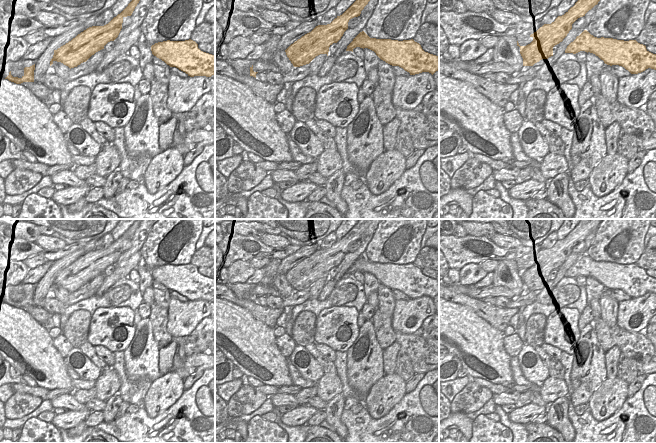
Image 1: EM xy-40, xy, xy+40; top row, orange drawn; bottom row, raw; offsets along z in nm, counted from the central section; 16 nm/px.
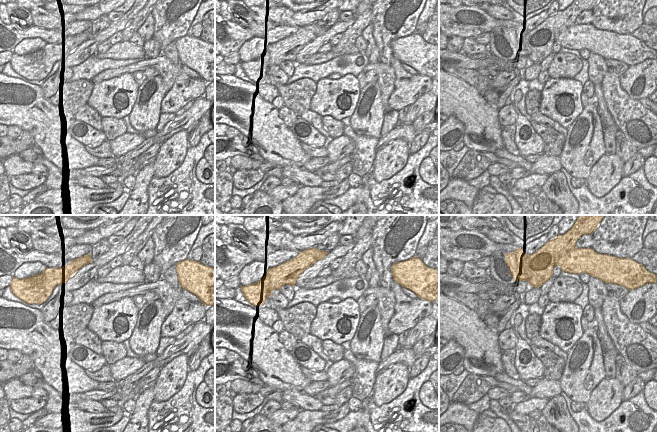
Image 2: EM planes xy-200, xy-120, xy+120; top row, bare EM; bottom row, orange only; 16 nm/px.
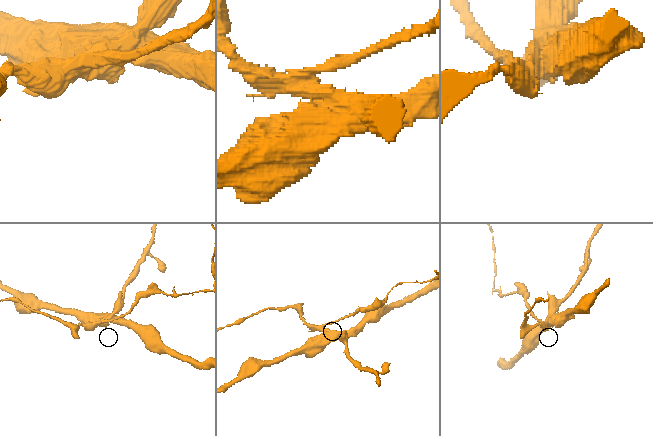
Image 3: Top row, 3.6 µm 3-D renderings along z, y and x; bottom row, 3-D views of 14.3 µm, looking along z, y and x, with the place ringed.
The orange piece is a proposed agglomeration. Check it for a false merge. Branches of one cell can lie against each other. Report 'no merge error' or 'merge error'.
merge error

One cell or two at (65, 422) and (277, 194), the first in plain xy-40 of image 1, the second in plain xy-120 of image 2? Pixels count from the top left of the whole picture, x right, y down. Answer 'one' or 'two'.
one

